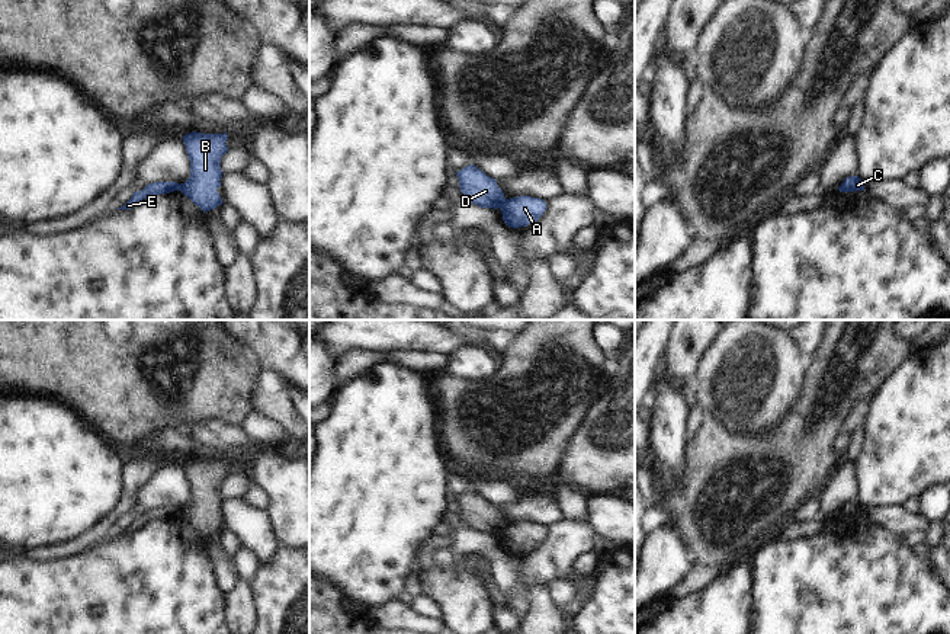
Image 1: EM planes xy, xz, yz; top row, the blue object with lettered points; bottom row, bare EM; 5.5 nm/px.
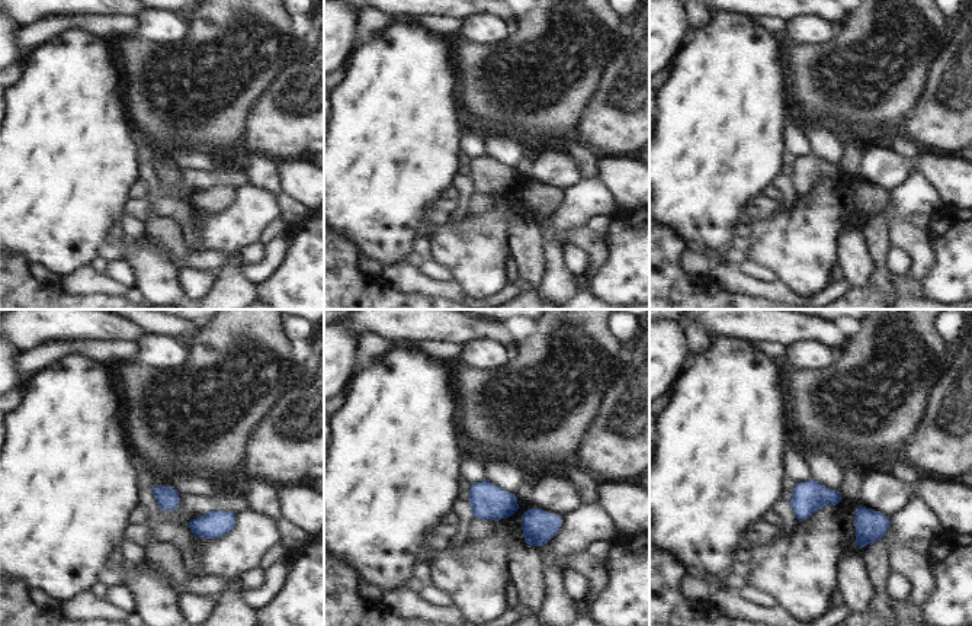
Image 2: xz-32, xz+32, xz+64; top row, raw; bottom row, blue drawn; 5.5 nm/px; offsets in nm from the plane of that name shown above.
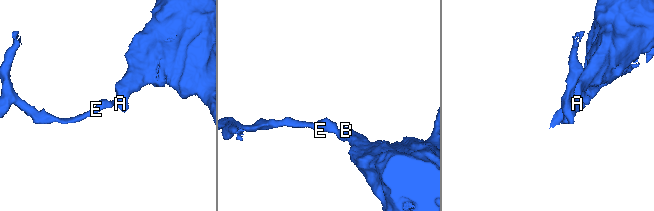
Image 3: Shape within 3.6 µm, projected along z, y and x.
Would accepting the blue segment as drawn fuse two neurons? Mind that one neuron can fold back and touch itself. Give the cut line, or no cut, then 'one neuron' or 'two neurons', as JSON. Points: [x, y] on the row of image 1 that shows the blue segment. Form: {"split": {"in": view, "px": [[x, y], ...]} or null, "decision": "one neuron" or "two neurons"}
{"split": {"in": "xz", "px": [[506, 199], [498, 207]]}, "decision": "two neurons"}

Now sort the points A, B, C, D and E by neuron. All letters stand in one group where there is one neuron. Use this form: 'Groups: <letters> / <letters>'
Groups: A B C / D E

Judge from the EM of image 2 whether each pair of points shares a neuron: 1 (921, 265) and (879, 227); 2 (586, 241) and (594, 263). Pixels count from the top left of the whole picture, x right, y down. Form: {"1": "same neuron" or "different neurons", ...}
{"1": "different neurons", "2": "same neuron"}

